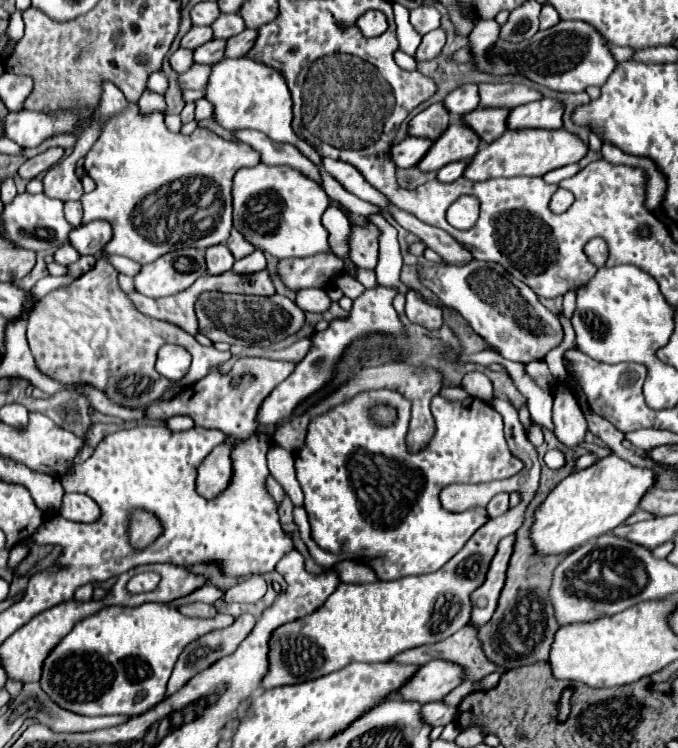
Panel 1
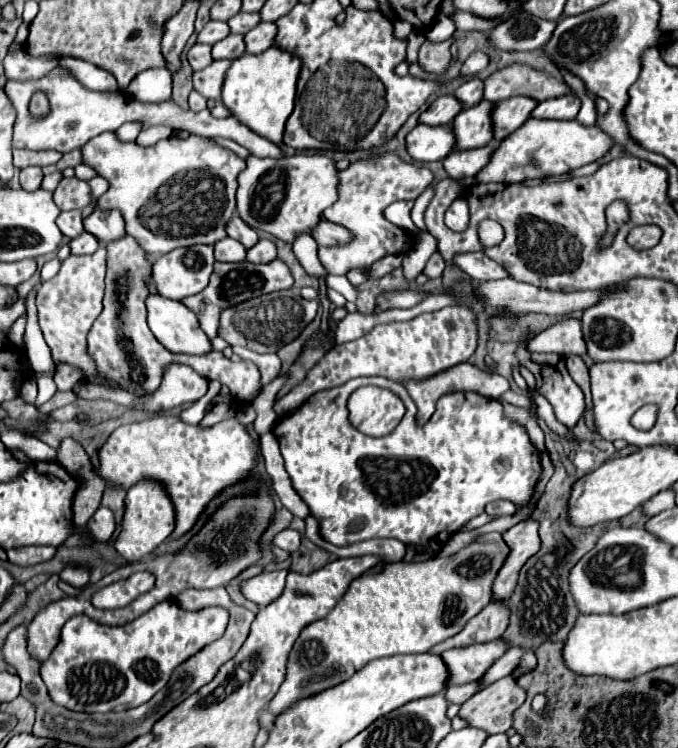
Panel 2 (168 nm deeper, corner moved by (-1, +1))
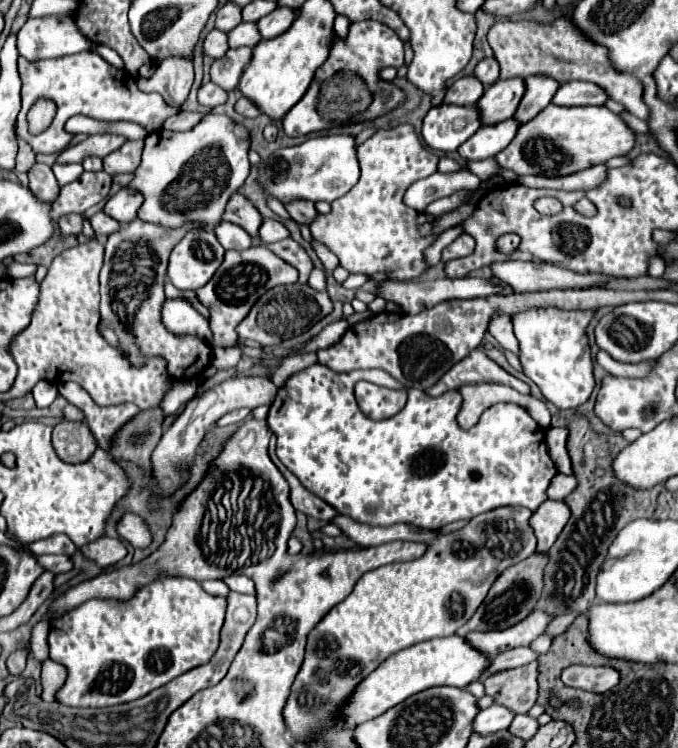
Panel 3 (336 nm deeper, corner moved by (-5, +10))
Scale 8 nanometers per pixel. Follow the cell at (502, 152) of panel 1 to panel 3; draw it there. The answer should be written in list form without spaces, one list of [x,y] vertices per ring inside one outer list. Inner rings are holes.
[[[549,104],[541,110],[533,120],[523,124],[511,144],[501,150],[495,160],[501,168],[513,170],[515,174],[533,174],[533,176],[569,176],[581,170],[587,170],[595,164],[605,164],[613,156],[627,156],[635,146],[635,134],[625,124],[619,114],[613,114],[607,106],[581,106],[581,108],[565,108],[557,104]]]

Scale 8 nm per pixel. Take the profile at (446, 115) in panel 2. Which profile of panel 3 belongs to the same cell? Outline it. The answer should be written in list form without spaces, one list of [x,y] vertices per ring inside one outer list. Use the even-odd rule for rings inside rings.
[[[463,76],[463,78],[455,80],[449,86],[447,96],[445,96],[443,102],[471,106],[471,104],[475,104],[483,96],[483,92],[485,92],[485,86],[475,76]]]

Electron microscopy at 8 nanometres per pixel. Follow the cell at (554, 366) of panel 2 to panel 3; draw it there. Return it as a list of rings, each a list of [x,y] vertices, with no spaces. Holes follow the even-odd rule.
[[[557,306],[533,308],[513,314],[513,332],[519,342],[519,362],[523,374],[531,378],[541,394],[557,408],[579,408],[587,402],[595,388],[591,348],[587,338],[587,326],[593,320],[595,310],[561,310]]]

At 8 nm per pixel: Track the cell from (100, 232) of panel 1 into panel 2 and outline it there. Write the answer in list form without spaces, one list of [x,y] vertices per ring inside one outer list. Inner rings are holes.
[[[93,211],[83,219],[87,233],[95,235],[99,243],[109,243],[113,239],[125,237],[125,223],[119,211]]]

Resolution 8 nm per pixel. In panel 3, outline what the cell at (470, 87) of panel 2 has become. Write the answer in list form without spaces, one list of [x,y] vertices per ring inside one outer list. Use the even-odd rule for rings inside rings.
[[[485,58],[477,64],[475,68],[475,76],[485,84],[485,86],[491,86],[493,82],[499,80],[499,66],[497,66],[497,60],[495,58]]]

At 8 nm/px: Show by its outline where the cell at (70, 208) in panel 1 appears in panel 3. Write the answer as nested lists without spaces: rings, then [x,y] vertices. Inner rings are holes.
[[[67,214],[67,216],[61,216],[57,220],[57,224],[59,224],[59,236],[61,238],[71,236],[71,234],[81,234],[81,230],[83,230],[83,216]]]

